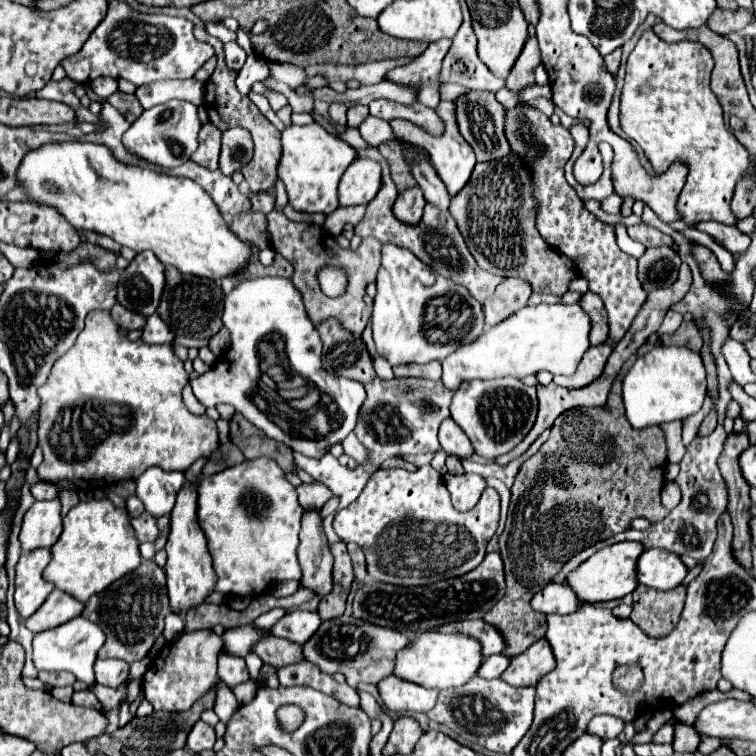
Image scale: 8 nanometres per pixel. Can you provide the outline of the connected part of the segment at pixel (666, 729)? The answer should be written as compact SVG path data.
M669 720L667 724L663 724L663 726L655 732L653 742L669 742L669 740L673 740L673 724L675 724L675 720Z

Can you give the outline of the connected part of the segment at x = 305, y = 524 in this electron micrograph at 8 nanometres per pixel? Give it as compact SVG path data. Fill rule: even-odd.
M305 512L301 518L301 544L299 544L299 564L303 570L301 586L309 588L317 594L317 598L325 598L333 590L333 556L327 546L327 538L323 534L323 520L319 512Z

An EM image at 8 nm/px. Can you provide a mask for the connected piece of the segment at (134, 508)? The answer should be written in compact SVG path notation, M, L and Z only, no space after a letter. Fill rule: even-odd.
M130 496L126 499L126 508L131 518L137 517L144 512L144 505L137 496Z

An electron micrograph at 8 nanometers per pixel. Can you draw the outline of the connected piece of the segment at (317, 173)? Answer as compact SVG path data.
M315 122L307 126L287 126L281 132L281 142L283 156L279 162L279 178L287 188L289 204L299 212L331 214L339 206L337 184L347 166L357 158L357 150L341 138L325 132Z

